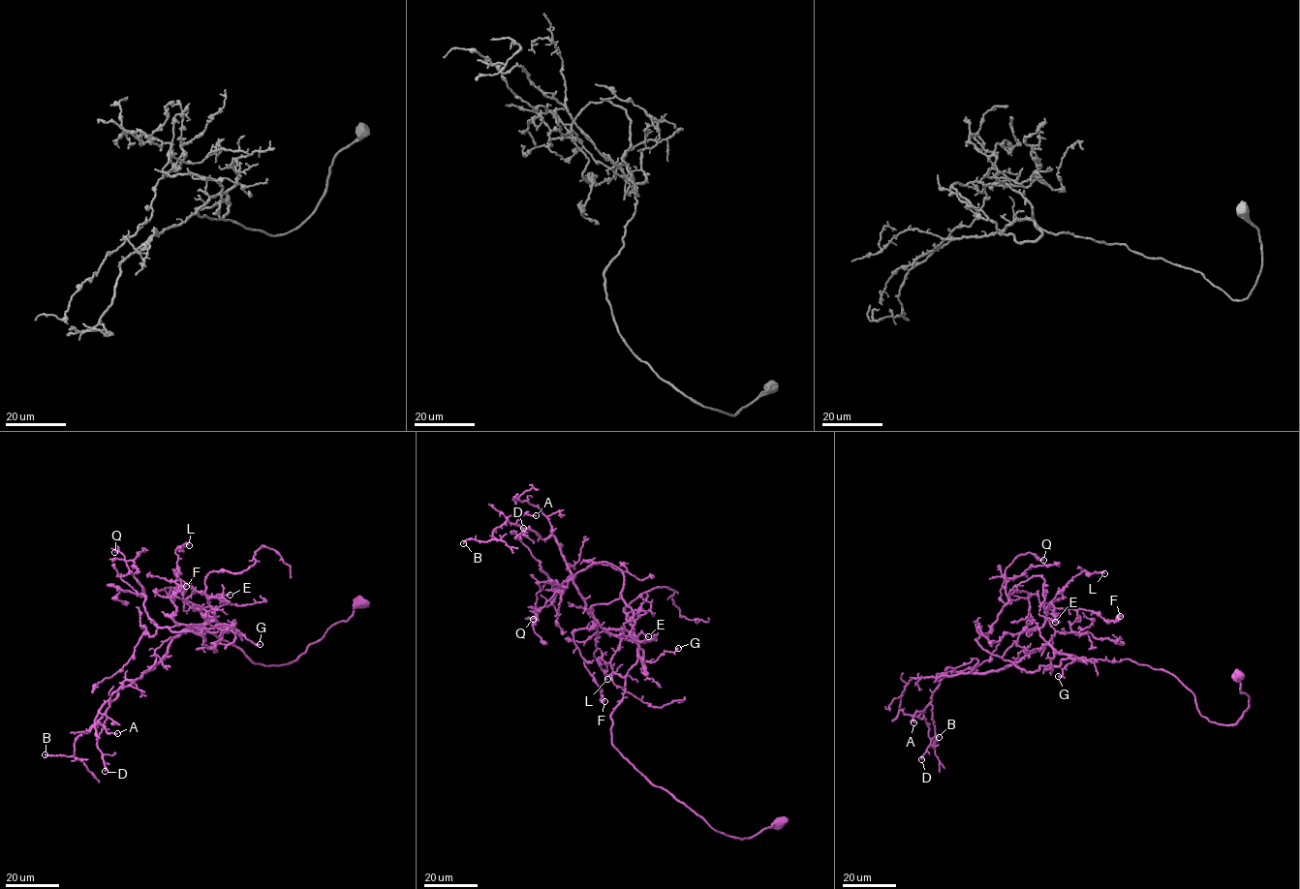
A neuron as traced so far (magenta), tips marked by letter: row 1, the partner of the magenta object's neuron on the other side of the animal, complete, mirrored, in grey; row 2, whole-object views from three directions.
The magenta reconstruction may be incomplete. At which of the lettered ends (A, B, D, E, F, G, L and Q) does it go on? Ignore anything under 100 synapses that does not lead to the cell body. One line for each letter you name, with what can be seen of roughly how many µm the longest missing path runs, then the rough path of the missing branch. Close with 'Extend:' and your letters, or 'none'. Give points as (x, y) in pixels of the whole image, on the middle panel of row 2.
Extend: none

